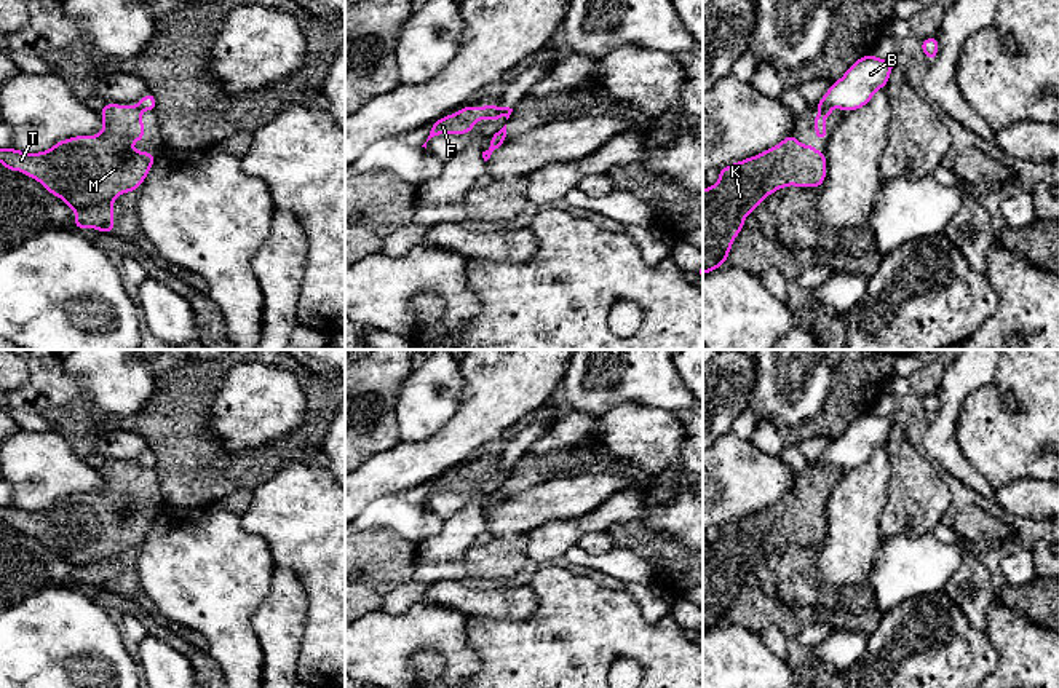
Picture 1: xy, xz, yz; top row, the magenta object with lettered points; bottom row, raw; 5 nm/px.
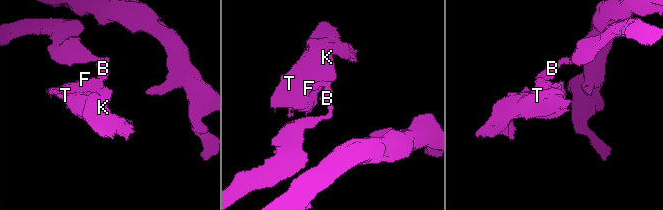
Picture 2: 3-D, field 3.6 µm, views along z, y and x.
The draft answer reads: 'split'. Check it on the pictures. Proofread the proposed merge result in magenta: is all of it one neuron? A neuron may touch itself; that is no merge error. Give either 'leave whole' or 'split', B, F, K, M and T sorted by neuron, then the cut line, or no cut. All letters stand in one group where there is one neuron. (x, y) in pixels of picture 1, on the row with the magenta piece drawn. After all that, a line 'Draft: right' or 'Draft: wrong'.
split; B / F K M T; cut in yz along (829, 106), (821, 109)
Draft: right

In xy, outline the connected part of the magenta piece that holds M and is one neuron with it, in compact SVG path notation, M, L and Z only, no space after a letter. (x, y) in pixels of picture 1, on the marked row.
M109 102L99 110L104 129L97 136L75 136L40 153L0 148L0 164L8 171L22 171L35 177L53 196L61 196L75 211L75 230L94 228L113 235L113 200L139 190L153 166L155 153L136 152L131 142L141 142L145 128L137 105Z

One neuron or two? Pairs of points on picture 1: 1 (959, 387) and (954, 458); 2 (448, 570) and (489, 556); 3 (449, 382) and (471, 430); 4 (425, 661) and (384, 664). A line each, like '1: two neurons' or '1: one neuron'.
1: one neuron
2: one neuron
3: two neurons
4: two neurons

